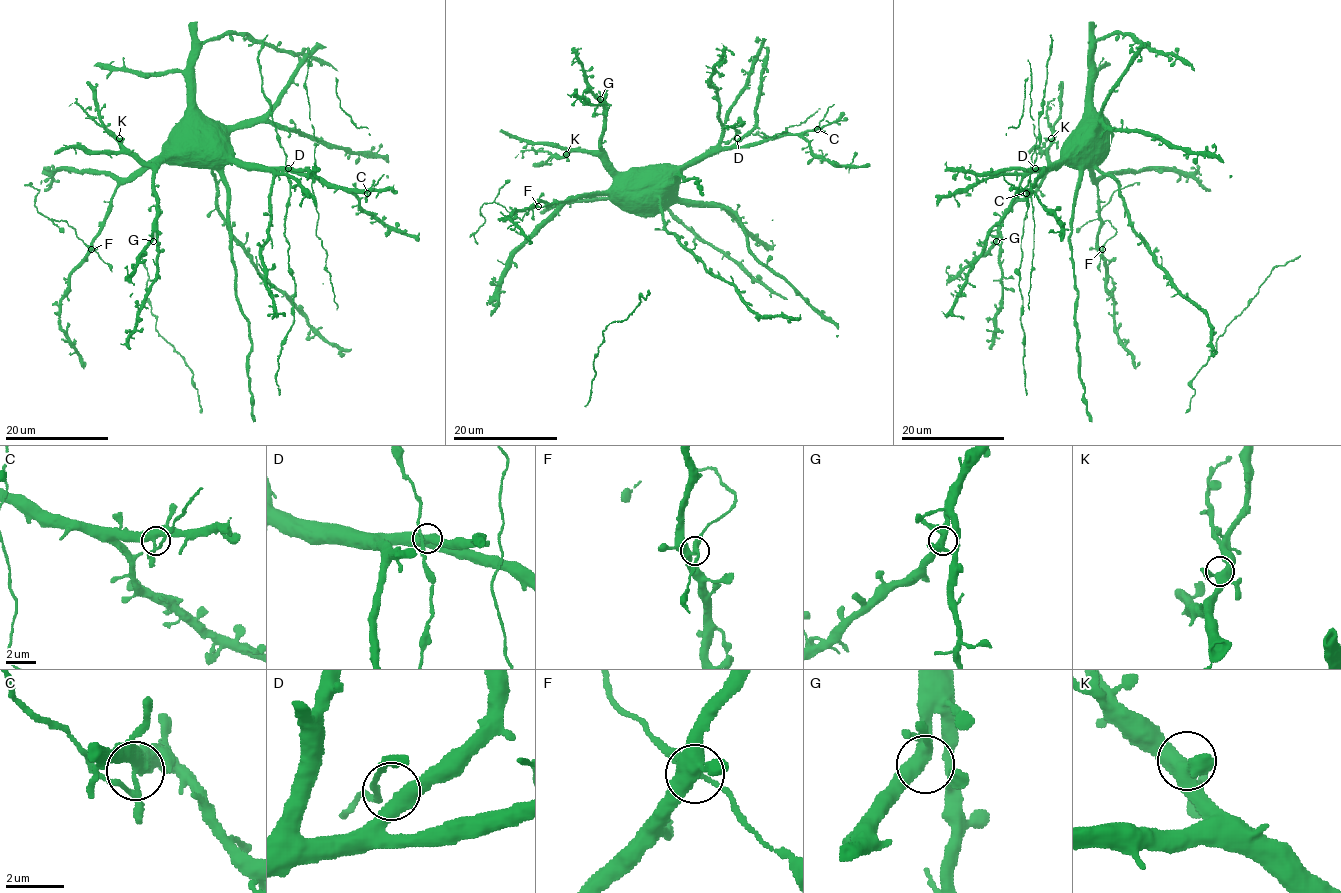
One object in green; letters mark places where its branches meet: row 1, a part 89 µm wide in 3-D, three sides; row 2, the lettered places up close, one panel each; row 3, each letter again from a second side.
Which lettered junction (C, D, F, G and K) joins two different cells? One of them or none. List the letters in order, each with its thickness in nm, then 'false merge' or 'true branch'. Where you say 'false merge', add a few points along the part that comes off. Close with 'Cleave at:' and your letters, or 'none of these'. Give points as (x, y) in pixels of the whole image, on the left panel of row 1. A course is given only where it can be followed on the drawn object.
C: 400 nm | true branch
D: 400 nm | true branch
F: 360 nm | true branch
G: 360 nm | true branch
K: 420 nm | true branch
Cleave at: none of these

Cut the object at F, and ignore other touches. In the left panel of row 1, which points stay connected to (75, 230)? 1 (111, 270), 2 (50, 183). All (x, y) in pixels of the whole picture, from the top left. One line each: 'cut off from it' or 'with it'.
1: with it
2: cut off from it

